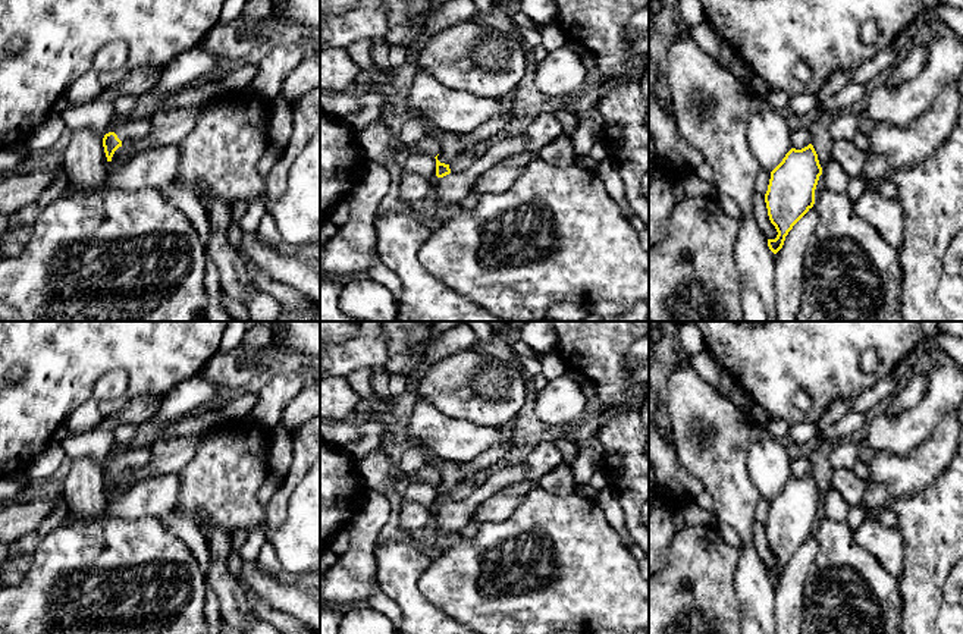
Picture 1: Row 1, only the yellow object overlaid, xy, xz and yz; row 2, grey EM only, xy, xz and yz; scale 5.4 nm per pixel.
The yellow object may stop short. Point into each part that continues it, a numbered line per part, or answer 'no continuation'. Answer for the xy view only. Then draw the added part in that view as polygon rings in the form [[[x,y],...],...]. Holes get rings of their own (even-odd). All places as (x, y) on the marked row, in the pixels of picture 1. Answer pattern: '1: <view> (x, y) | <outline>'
1: xy (138, 128) | [[[147,117],[115,119],[110,126],[110,132],[115,132],[122,142],[126,139],[142,139],[148,135],[150,129],[151,125]]]

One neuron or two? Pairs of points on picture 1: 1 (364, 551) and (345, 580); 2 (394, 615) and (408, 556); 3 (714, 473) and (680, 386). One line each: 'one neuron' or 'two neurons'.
1: one neuron
2: two neurons
3: one neuron

